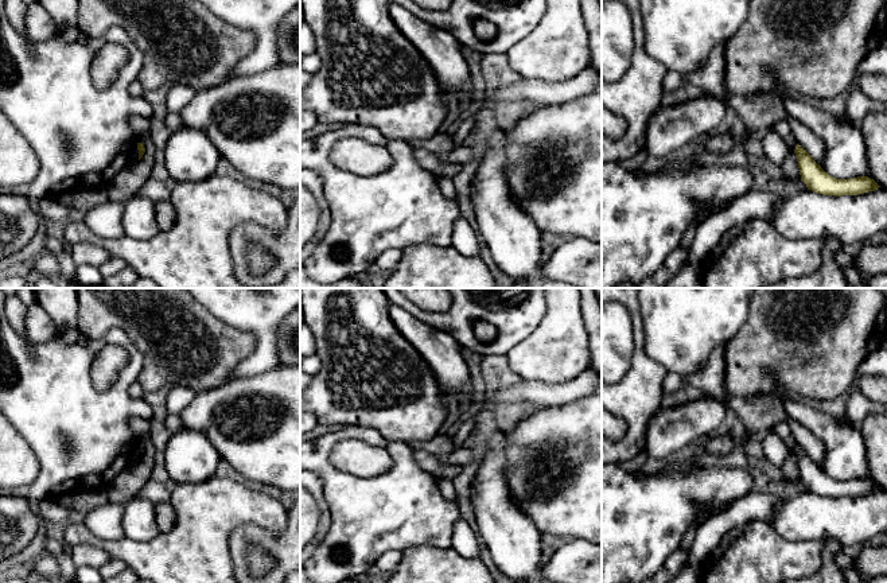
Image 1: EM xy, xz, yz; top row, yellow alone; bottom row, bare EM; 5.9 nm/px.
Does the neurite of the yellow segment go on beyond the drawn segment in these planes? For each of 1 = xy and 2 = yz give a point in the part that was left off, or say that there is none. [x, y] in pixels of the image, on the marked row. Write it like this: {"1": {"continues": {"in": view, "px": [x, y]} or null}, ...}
{"1": {"continues": null}, "2": {"continues": null}}

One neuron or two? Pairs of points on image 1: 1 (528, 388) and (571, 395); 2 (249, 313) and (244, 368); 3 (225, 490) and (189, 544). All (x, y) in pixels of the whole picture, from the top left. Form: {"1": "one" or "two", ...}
{"1": "one", "2": "one", "3": "one"}

